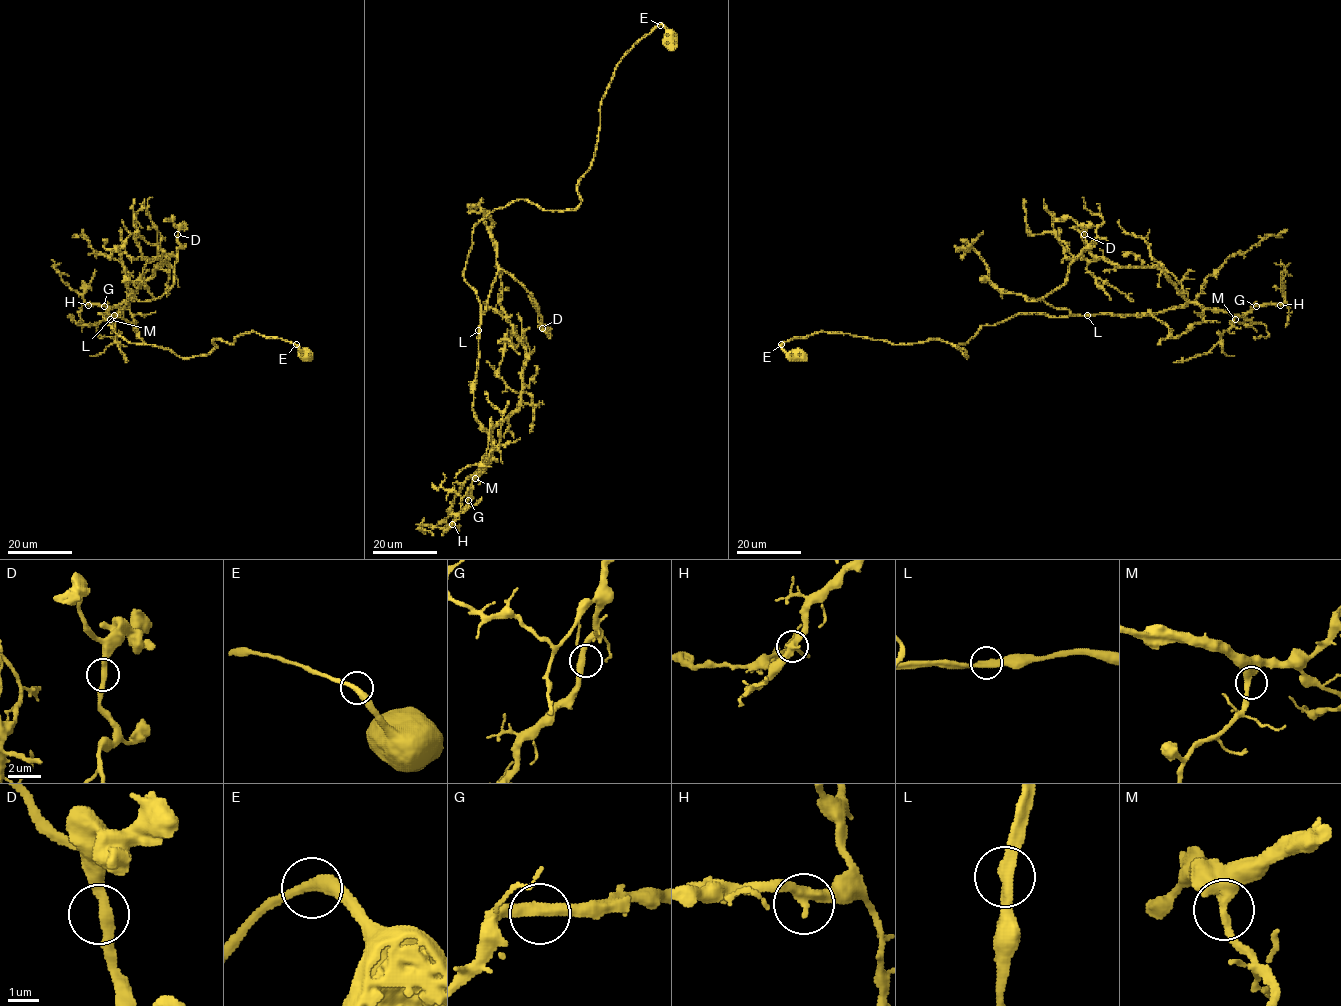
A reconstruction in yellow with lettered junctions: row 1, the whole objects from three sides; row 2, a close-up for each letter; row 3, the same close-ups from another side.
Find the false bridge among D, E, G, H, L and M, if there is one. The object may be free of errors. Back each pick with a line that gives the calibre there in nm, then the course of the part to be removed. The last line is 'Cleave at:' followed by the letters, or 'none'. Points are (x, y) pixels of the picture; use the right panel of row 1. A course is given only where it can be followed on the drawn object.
Cleave at: none

